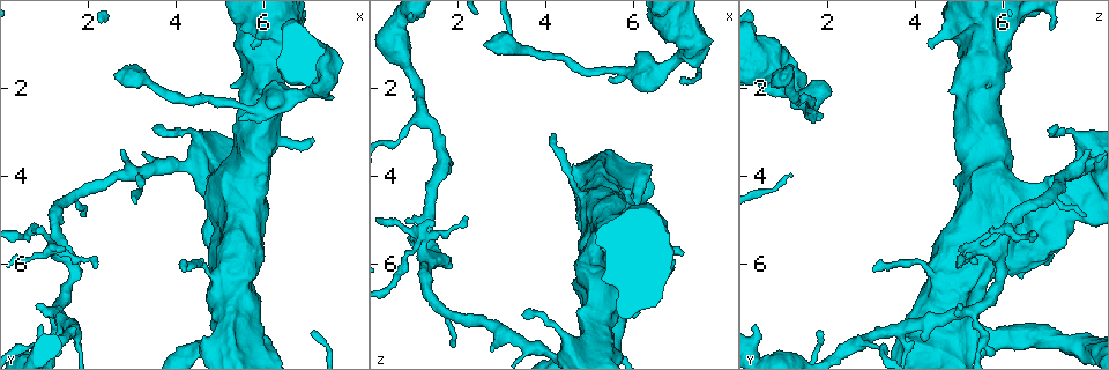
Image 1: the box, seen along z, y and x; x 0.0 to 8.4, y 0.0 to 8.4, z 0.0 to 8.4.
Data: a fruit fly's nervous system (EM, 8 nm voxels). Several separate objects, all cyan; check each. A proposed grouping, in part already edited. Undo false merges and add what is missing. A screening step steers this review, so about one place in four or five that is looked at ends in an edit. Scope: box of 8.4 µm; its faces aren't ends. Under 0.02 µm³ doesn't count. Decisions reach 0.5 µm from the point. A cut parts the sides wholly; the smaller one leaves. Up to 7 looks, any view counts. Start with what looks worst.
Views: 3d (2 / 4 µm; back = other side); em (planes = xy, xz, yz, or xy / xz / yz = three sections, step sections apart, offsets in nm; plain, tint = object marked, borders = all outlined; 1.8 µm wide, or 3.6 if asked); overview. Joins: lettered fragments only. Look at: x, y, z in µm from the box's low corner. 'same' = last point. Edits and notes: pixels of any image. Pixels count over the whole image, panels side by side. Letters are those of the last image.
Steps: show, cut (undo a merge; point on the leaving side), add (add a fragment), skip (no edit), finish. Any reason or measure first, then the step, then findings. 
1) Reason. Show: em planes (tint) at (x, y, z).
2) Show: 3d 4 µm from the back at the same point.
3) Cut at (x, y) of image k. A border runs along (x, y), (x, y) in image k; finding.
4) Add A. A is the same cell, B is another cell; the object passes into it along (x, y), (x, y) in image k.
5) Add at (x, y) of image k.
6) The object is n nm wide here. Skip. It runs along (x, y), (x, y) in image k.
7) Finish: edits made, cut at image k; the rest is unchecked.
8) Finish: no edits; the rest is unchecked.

Free end. Show: em xz step 4 (borders) at (4.20, 6.15, 3.00).

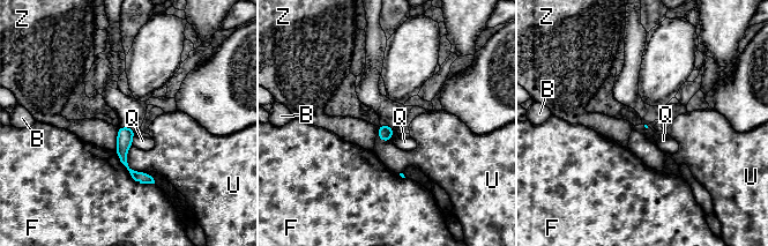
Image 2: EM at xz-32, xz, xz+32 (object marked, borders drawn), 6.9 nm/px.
Skip. B, F, Q, U and Z are other cells; it runs along (120, 129), (124, 162), (150, 180) in image 2; no lettered fragment goes on from it.

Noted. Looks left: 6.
Free end. Show: em planes (borders) at (7.10, 3.15, 5.80).

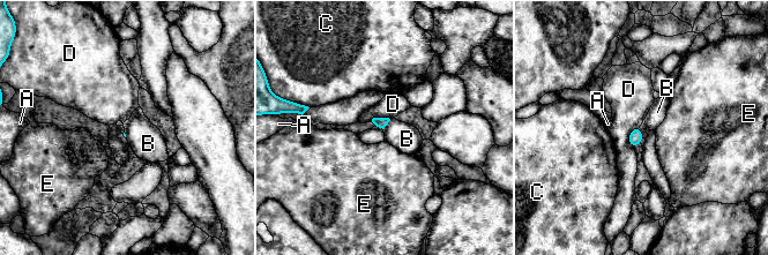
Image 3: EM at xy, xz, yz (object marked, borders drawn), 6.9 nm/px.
Add B. B is the same cell, A, C, D and E are other cells; the object passes into it along (635, 137), (641, 133), (657, 112) in image 3; the neuron continues.

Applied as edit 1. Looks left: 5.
Branch stops here. Show: em 3.6 µm planes (borders) at (2.60, 1.70, 1.05).

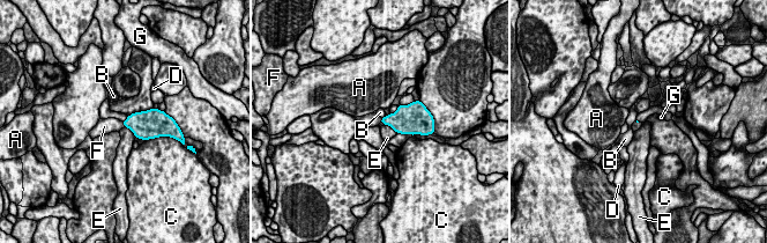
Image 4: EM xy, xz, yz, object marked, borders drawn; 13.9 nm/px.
The longest contact is with E, 240 nm. Add F. F is the same cell, A, B, C, D, E and G are other cells; the neuron continues.

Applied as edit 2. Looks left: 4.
Finish: edits made, add at image 3, add at image 4; the rest is unchecked.

